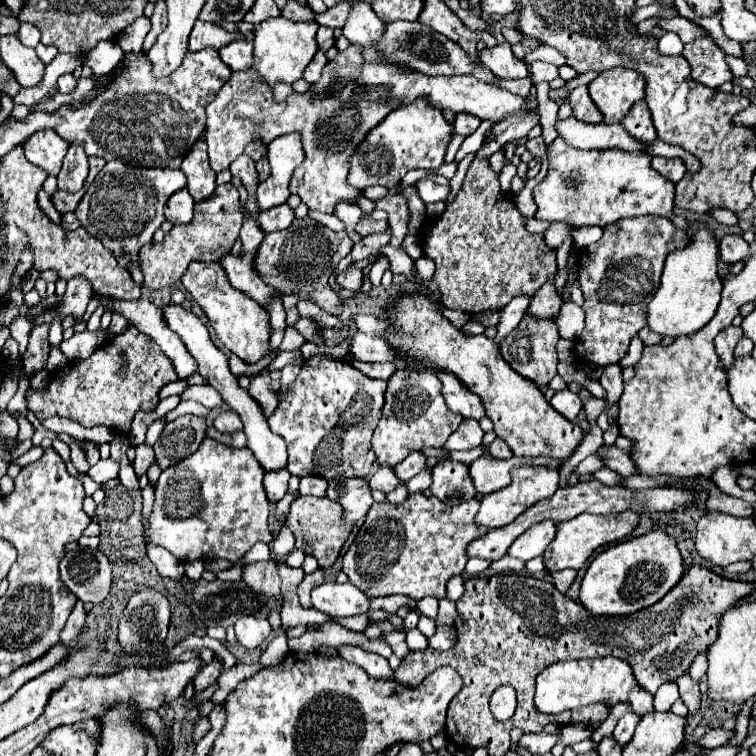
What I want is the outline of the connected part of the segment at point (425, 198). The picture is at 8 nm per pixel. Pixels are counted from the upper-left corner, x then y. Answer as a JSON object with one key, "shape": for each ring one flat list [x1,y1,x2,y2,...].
{"shape":[[427,175,415,183,423,203,437,203,449,197,449,181,441,175]]}

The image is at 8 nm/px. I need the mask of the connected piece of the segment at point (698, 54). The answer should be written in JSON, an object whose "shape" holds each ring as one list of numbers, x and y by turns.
{"shape":[[709,37,695,39,685,45,681,53,691,65,691,77,705,87,719,87,721,83,733,79,729,65,725,63,725,53]]}

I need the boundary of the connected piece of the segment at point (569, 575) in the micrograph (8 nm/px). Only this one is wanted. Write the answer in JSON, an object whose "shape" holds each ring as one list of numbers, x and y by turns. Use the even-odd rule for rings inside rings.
{"shape":[[573,569,555,571,555,573,551,573,551,577,553,577,553,585,555,585,555,587,557,587,561,593,565,593,565,591,569,589,569,585,573,583,575,575,577,575,577,571,573,571]]}

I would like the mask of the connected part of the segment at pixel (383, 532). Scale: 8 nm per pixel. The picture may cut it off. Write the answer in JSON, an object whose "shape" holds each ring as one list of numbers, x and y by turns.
{"shape":[[409,493,399,505,373,503,361,531,343,557,343,571,367,597,405,595,419,601,431,595,441,599,445,597,447,579,465,569,467,545,487,533,475,521,477,511,477,499,451,507,423,493]]}

